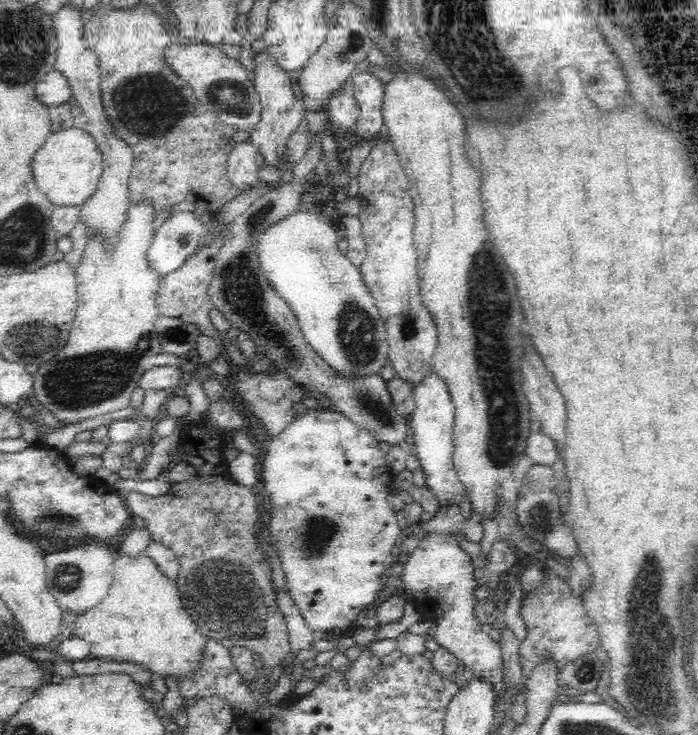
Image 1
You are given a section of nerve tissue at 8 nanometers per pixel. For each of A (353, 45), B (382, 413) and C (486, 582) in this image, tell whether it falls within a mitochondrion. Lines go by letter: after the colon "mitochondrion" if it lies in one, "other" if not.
A: mitochondrion
B: mitochondrion
C: other

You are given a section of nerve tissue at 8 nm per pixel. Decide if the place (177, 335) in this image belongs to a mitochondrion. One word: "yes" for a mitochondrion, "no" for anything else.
yes

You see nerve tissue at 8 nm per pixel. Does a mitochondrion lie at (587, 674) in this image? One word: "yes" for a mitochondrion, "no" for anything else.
yes

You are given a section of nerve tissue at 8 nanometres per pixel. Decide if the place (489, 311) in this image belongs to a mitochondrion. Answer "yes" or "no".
yes

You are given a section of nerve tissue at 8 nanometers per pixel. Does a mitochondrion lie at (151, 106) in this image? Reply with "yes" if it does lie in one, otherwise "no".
yes

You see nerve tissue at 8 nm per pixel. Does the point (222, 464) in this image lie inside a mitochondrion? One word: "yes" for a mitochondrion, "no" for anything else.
no

